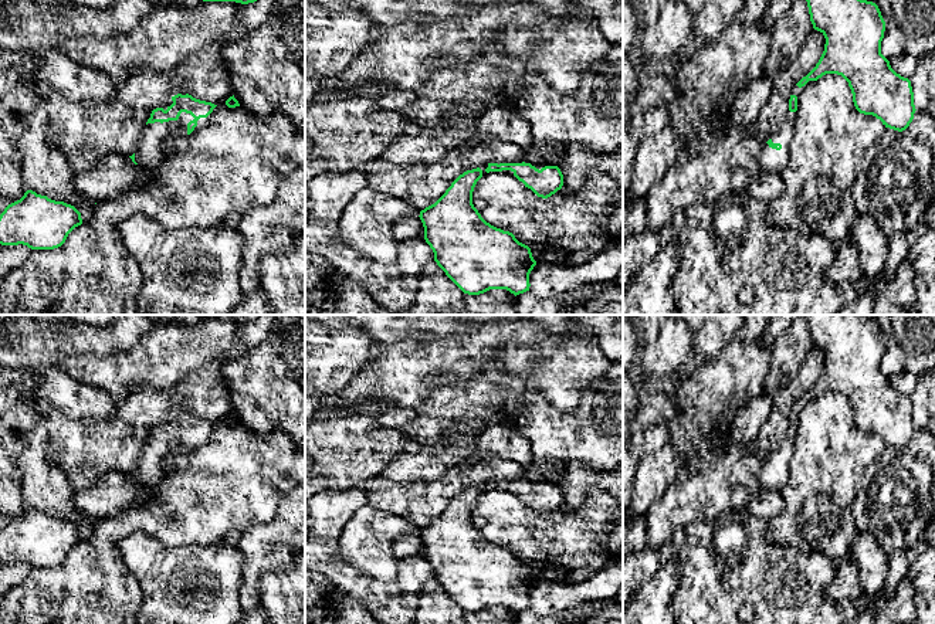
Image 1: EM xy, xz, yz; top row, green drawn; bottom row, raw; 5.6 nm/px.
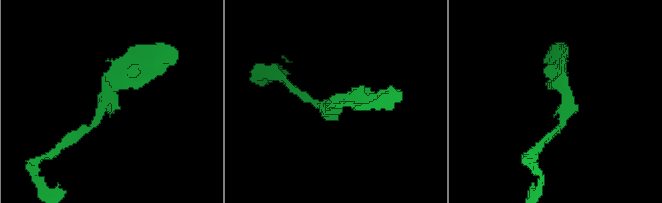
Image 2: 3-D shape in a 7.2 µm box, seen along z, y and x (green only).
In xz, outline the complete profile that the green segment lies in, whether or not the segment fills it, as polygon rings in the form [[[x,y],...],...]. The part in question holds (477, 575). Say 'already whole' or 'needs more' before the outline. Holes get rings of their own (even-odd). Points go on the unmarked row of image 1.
needs more; [[[525,479],[488,481],[460,492],[419,535],[434,579],[464,611],[507,607],[516,614],[529,608],[529,591],[536,579],[528,563],[519,560],[512,550],[487,540],[474,525],[474,505],[489,489],[515,494],[542,516],[551,515],[563,503],[558,484],[539,488]]]

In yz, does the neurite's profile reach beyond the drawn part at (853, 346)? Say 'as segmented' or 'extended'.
extended

